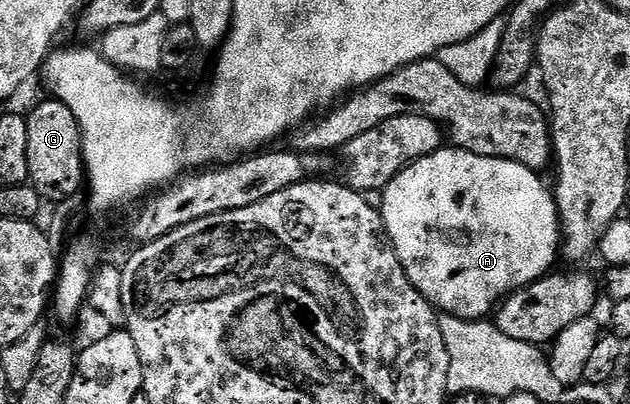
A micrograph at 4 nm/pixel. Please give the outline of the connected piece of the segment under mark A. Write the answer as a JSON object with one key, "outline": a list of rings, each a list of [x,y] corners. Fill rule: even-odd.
{"outline":[[[441,148],[430,156],[411,162],[398,176],[390,180],[390,184],[382,192],[384,203],[379,203],[378,209],[384,218],[384,233],[388,236],[410,284],[430,305],[444,314],[452,314],[455,318],[465,318],[467,322],[484,320],[493,313],[494,307],[501,300],[513,294],[515,290],[521,290],[531,282],[537,282],[545,274],[553,269],[558,262],[558,249],[562,244],[560,232],[560,217],[556,211],[556,200],[551,189],[544,187],[544,182],[537,171],[526,168],[517,162],[511,162],[505,158],[487,158],[486,156],[474,156],[474,152],[457,150],[455,148]]]}

